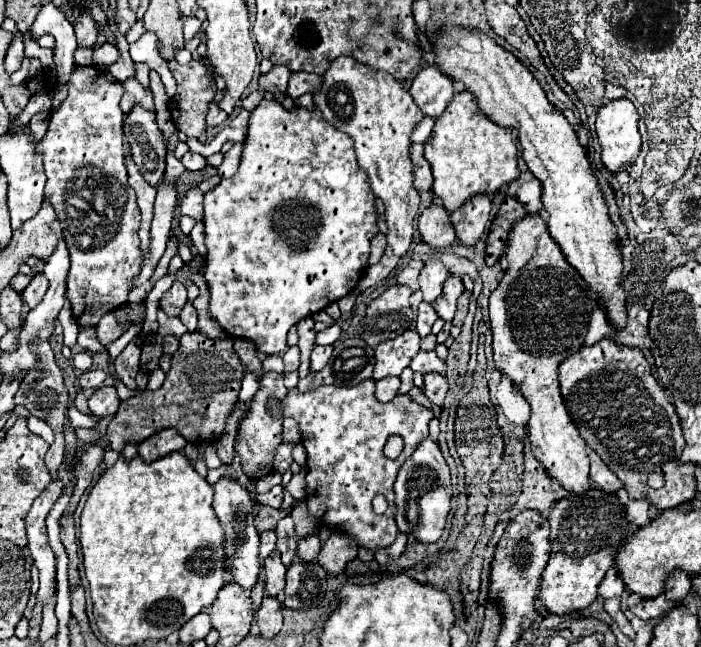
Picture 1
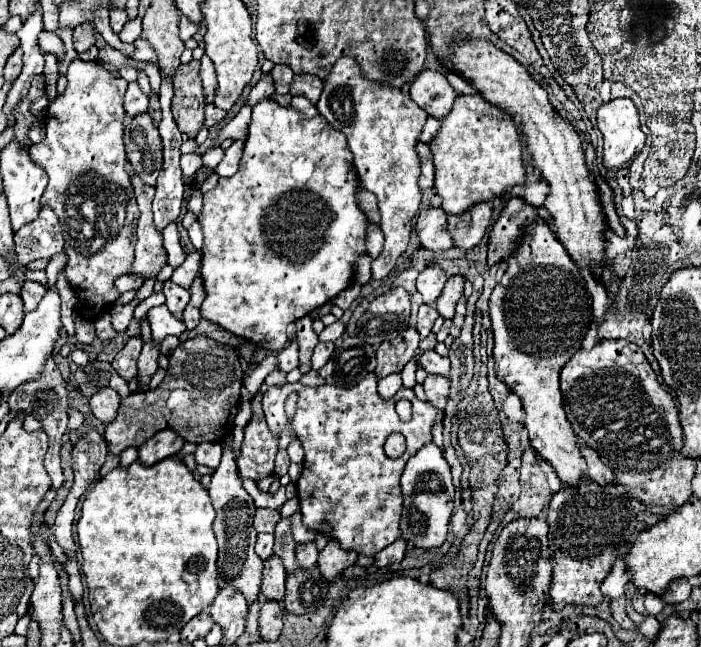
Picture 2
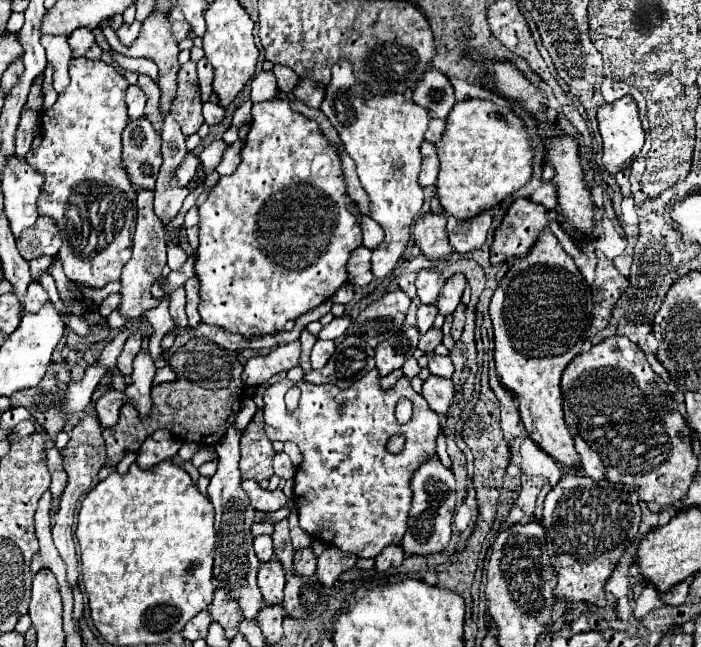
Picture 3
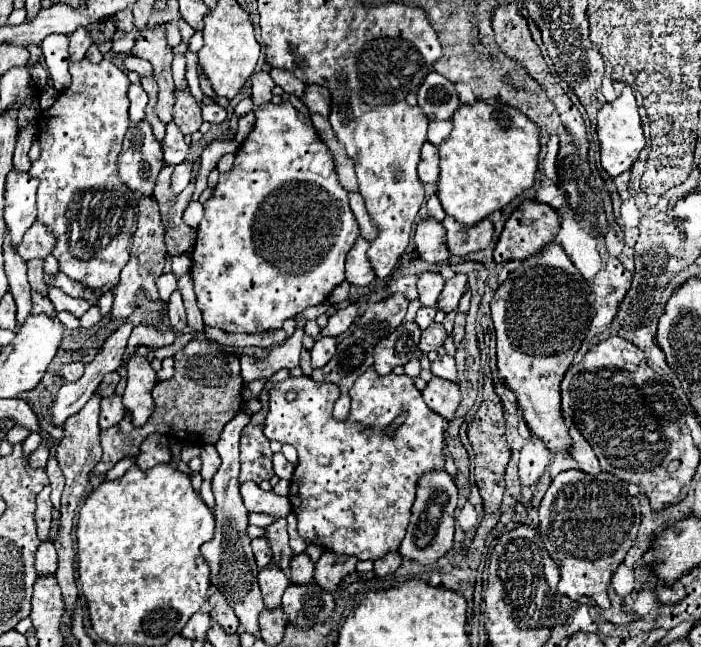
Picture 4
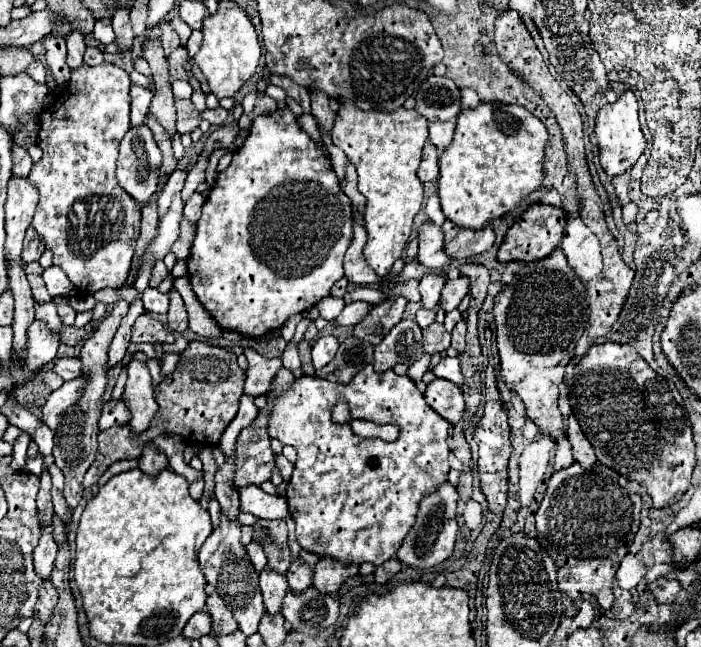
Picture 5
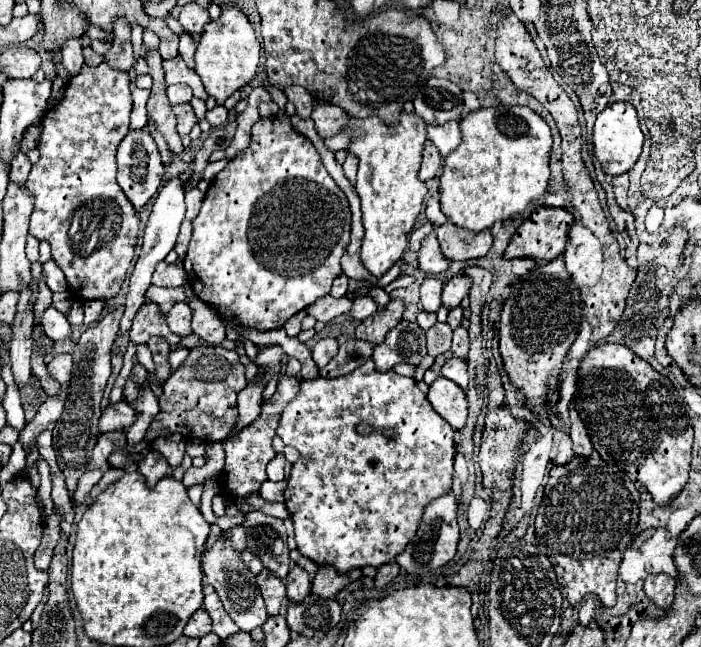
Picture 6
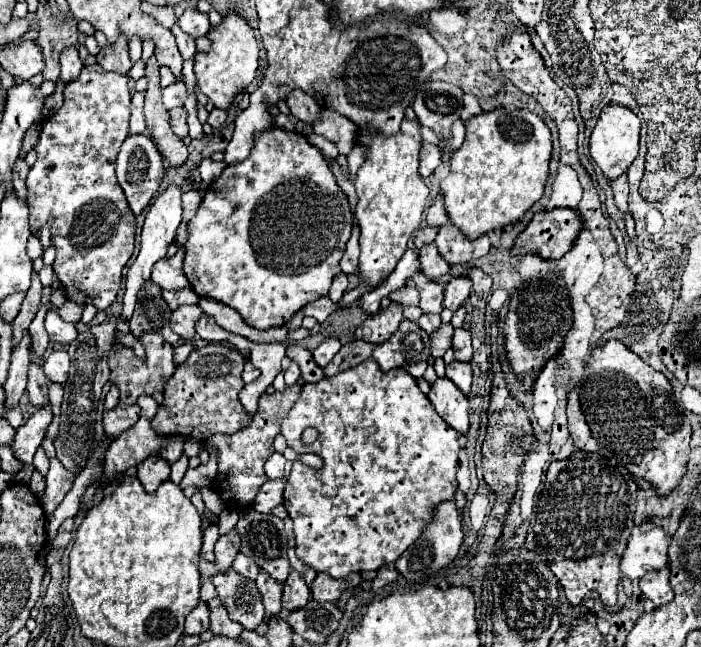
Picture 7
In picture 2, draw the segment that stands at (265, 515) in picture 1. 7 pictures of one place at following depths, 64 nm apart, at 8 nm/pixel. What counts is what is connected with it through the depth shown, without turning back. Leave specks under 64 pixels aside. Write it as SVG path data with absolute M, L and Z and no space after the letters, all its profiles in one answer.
M258 508L256 516L254 516L254 528L258 532L274 532L276 522L280 520L280 510L266 510L266 508Z

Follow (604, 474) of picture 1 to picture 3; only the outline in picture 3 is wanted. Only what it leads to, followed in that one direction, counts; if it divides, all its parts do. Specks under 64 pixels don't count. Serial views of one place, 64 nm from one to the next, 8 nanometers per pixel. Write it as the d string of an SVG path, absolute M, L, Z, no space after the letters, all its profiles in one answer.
M576 436L574 440L576 440L576 450L578 450L580 458L582 458L582 466L580 468L582 468L584 476L590 476L592 480L602 480L604 474L606 474L606 468L602 466L600 456L580 436Z

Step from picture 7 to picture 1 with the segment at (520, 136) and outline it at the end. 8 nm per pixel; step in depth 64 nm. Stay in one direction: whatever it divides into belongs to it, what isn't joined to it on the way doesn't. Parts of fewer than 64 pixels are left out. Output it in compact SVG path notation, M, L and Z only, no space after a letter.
M458 92L450 100L448 108L436 118L432 136L424 142L424 158L430 162L434 174L434 194L442 198L448 212L454 212L474 194L496 192L504 184L518 178L516 144L510 128L494 124L484 112L478 110L476 100L470 92Z

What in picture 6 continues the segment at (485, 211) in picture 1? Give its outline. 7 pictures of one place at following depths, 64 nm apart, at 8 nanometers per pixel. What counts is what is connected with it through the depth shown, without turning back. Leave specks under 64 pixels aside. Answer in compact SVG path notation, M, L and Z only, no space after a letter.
M446 222L436 228L442 254L448 260L470 260L486 256L486 252L492 246L492 234L490 230L482 232L470 232L460 226L454 226L452 222Z

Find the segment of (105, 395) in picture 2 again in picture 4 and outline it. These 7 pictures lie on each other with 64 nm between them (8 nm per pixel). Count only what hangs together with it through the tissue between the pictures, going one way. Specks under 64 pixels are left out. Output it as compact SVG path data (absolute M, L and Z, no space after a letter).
M112 394L110 398L102 398L100 402L100 428L110 428L116 426L122 418L124 418L124 404L122 404L122 396Z

